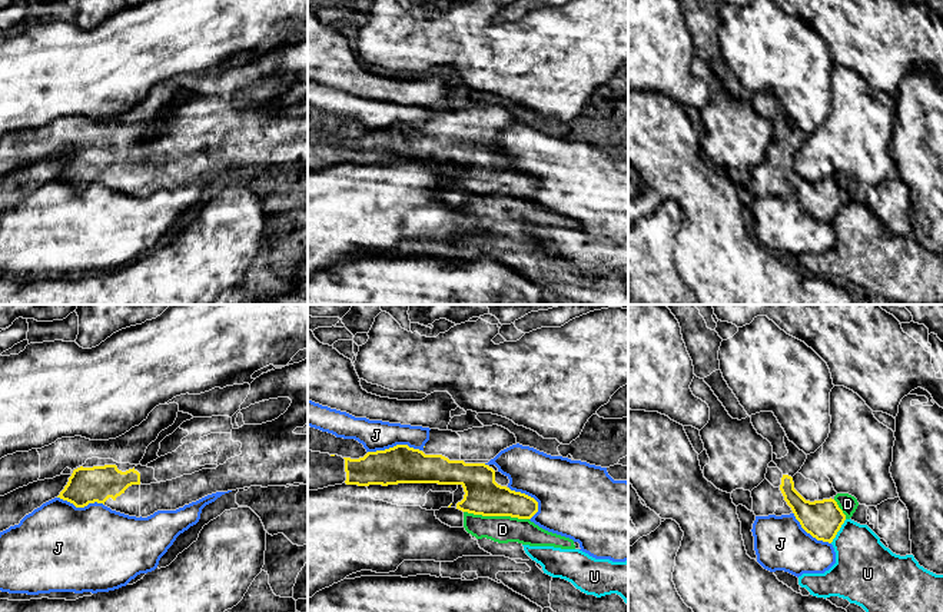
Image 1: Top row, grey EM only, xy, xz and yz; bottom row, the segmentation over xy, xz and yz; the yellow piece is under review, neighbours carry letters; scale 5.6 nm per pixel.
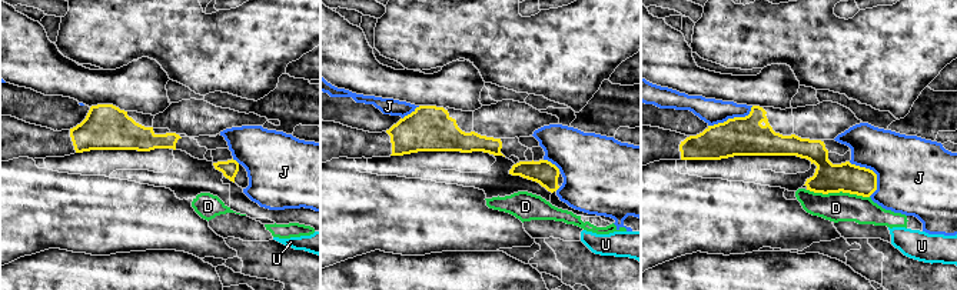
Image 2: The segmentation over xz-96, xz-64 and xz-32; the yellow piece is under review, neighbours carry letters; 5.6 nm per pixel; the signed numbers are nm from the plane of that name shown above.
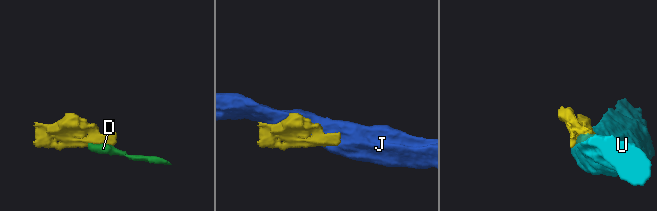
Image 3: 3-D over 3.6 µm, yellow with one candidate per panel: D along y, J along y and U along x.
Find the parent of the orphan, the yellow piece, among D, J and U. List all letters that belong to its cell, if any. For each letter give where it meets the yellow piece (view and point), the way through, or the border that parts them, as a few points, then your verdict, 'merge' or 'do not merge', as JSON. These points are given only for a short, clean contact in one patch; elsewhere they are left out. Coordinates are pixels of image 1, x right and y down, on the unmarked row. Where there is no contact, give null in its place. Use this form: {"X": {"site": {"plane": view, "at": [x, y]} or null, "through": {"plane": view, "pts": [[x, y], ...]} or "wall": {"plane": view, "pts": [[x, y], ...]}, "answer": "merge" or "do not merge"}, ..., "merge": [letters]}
{"D": {"site": {"plane": "xz", "at": [497, 195]}, "wall": {"plane": "xz", "pts": [[464, 190], [528, 199]]}, "answer": "do not merge"}, "J": {"site": {"plane": "xz", "at": [394, 126]}, "answer": "do not merge"}, "U": {"site": {"plane": "yz", "at": [839, 209]}, "answer": "do not merge"}, "merge": []}

